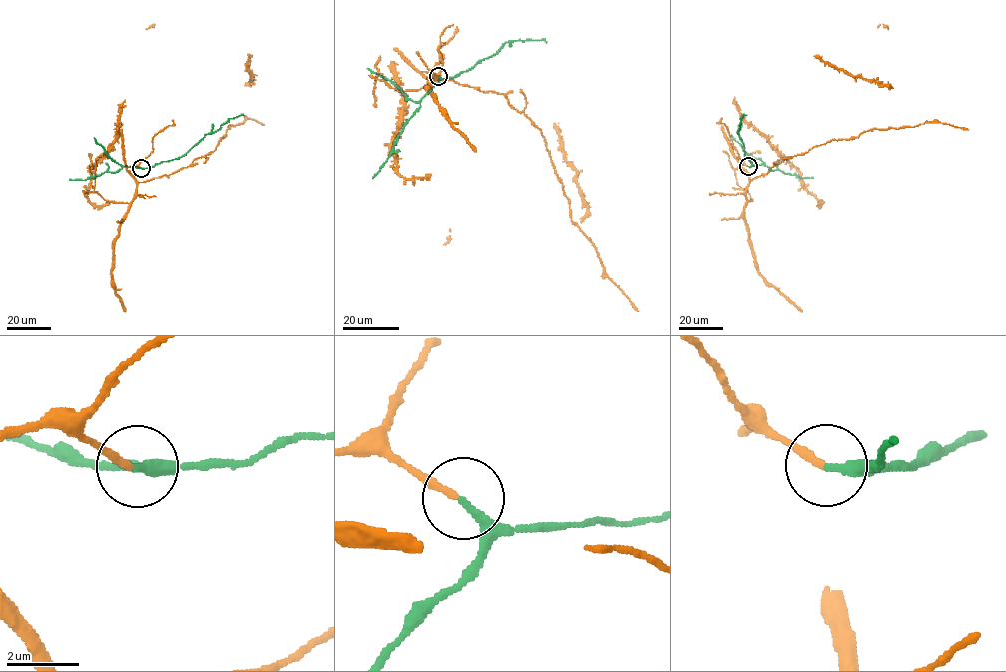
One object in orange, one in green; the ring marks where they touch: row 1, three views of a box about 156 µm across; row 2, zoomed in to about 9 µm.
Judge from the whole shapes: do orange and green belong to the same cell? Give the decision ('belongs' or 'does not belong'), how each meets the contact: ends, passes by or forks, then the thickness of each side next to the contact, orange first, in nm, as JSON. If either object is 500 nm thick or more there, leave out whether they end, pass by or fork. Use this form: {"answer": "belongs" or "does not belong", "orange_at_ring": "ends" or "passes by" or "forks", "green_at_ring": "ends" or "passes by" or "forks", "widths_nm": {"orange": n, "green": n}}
{"answer": "belongs", "orange_at_ring": "ends", "green_at_ring": "ends", "widths_nm": {"orange": 200, "green": 240}}

